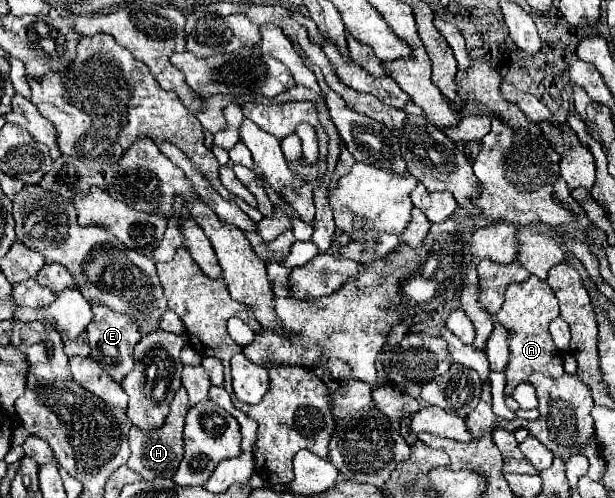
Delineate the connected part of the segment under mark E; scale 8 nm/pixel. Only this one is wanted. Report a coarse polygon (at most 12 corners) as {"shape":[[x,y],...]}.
{"shape":[[92,304],[92,358],[118,382],[142,338],[132,316]]}

